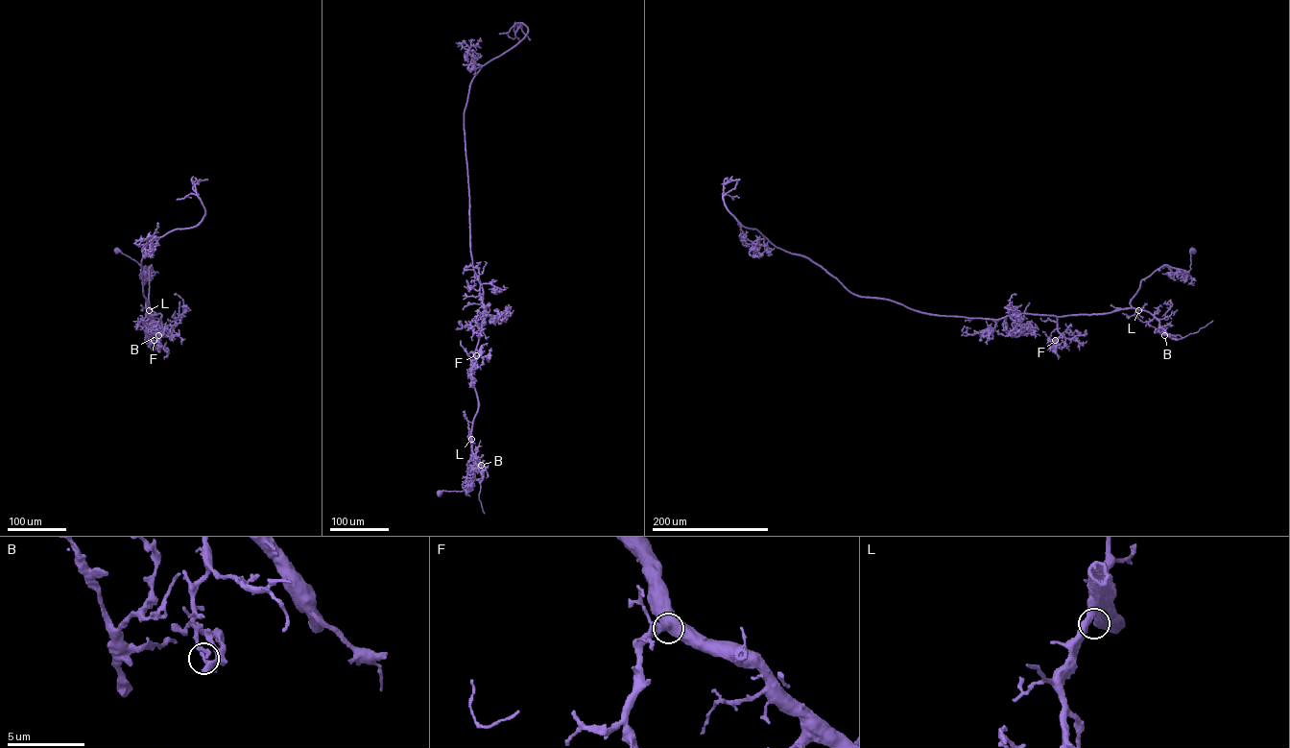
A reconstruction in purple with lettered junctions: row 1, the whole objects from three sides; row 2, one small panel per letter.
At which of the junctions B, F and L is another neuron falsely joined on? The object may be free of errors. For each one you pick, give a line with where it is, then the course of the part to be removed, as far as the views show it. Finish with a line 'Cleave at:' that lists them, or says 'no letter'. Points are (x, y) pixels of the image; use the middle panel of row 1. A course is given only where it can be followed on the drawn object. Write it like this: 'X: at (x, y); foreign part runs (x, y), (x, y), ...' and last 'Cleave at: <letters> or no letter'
B: at (481, 465); foreign part runs (481, 465), (478, 468), (483, 475), (479, 499), (484, 514)
Cleave at: B

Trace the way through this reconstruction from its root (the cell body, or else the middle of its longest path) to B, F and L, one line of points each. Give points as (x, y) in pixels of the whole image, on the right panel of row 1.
B: (1192, 250), (1188, 271), (1162, 265), (1141, 280), (1130, 303), (1134, 307), (1150, 312), (1164, 330), (1164, 335)
F: (1192, 250), (1188, 271), (1162, 265), (1141, 280), (1130, 307), (1107, 313), (1058, 317), (1060, 335), (1055, 340)
L: (1192, 250), (1188, 271), (1163, 265), (1141, 280), (1130, 303), (1138, 310)

